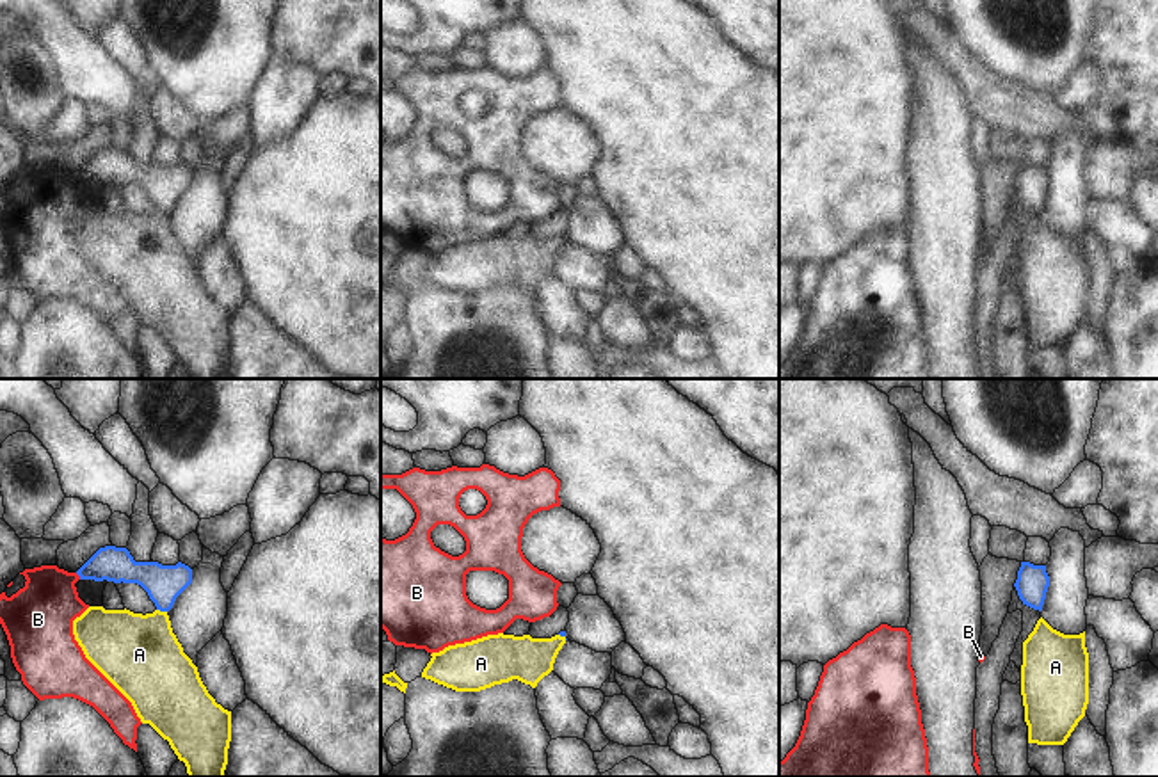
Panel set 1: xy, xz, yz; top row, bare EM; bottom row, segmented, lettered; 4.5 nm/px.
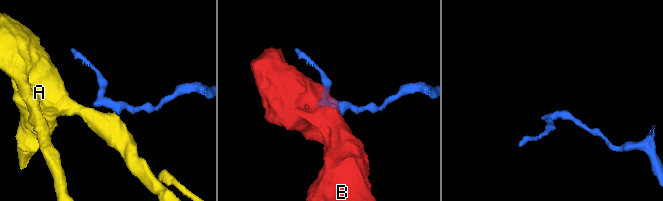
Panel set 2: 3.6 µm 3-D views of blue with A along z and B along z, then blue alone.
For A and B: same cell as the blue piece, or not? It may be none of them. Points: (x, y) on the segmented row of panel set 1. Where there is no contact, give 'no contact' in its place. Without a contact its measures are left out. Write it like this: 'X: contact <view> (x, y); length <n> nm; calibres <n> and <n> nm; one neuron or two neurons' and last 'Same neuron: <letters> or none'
A: contact xy (162, 610); length 50 nm; calibres 170 and 360 nm; two neurons
B: contact xy (79, 575); length 40 nm; calibres 160 and 300 nm; two neurons
Same neuron: none

